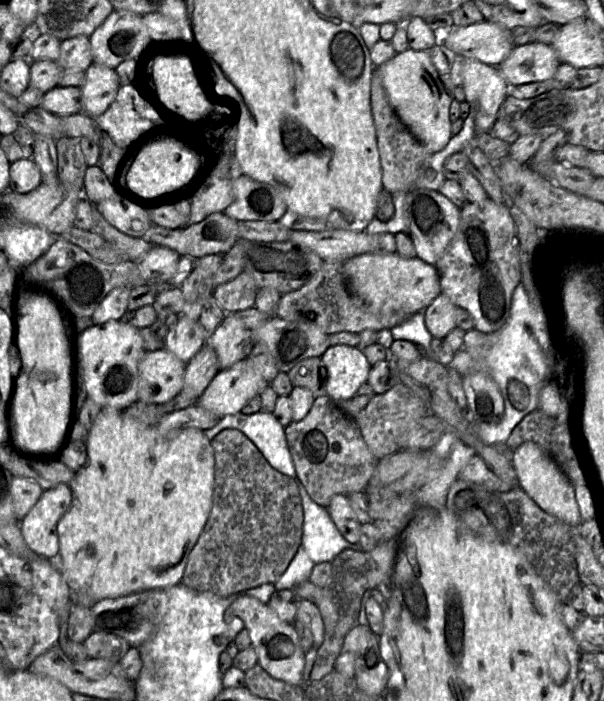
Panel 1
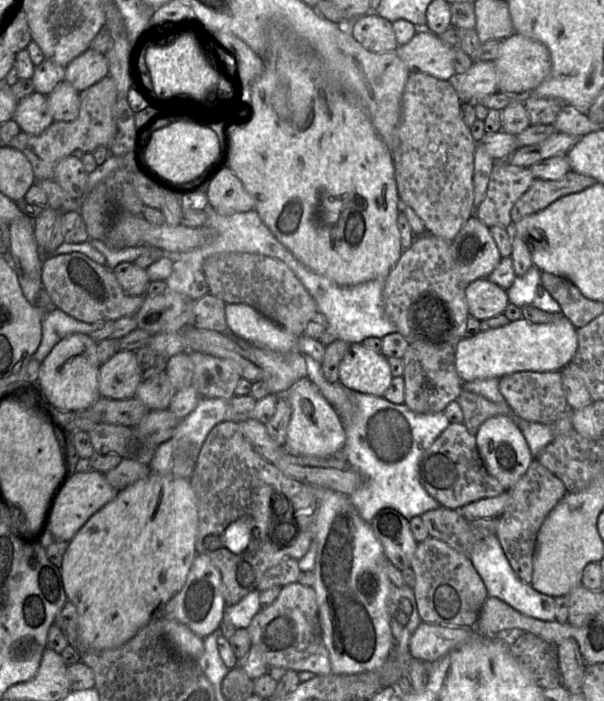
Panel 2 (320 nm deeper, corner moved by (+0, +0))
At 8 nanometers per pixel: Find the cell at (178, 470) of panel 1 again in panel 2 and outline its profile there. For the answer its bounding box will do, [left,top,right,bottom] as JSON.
[59,471,198,650]

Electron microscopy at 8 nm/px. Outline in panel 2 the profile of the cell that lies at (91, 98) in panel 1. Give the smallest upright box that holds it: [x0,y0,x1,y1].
[47,80,80,122]

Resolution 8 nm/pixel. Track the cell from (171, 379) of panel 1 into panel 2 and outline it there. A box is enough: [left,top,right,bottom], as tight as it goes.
[98,351,143,400]

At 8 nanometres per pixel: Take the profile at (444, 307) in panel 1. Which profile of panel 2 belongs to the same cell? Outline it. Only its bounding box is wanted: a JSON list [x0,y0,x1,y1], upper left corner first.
[466,278,510,321]

